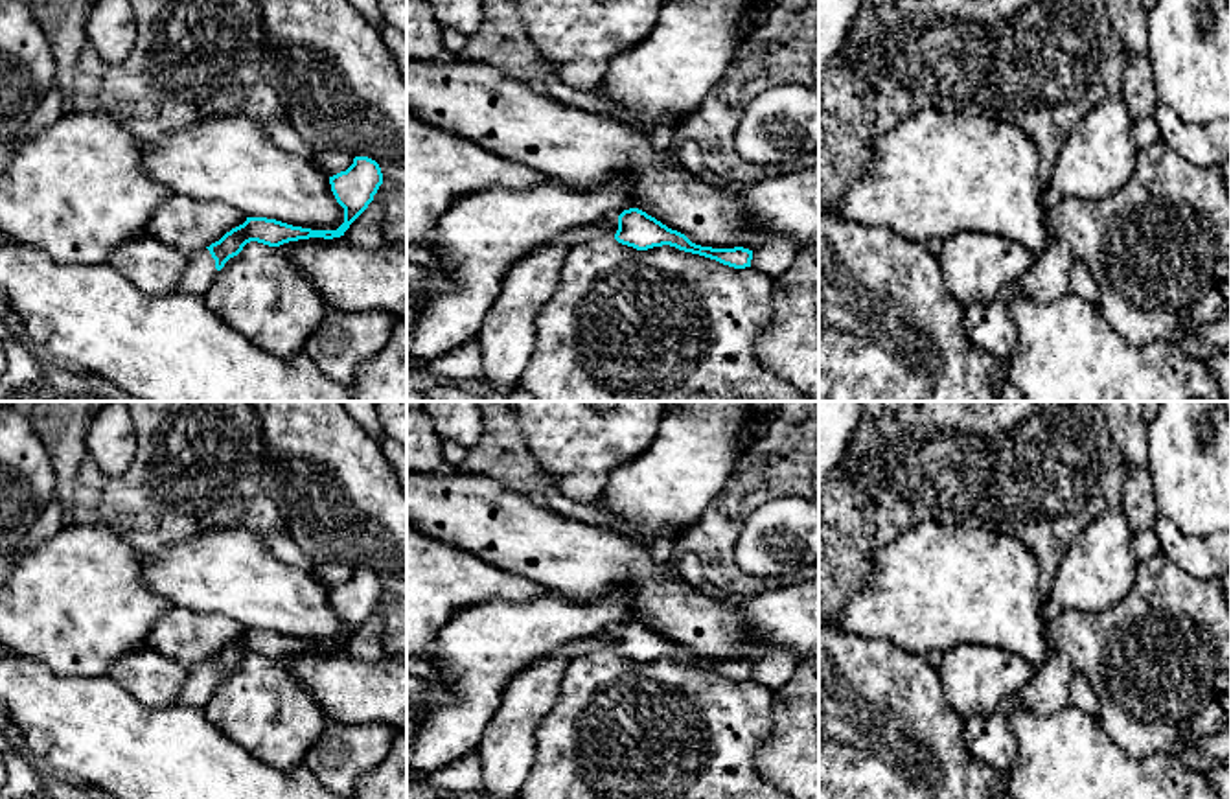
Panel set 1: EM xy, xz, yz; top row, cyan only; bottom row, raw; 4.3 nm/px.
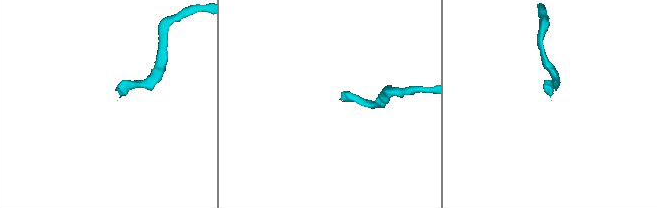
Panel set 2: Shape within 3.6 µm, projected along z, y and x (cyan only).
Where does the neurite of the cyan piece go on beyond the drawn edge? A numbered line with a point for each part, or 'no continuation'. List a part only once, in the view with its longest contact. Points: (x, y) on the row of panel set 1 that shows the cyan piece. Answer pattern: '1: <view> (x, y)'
1: xy (199, 273)

